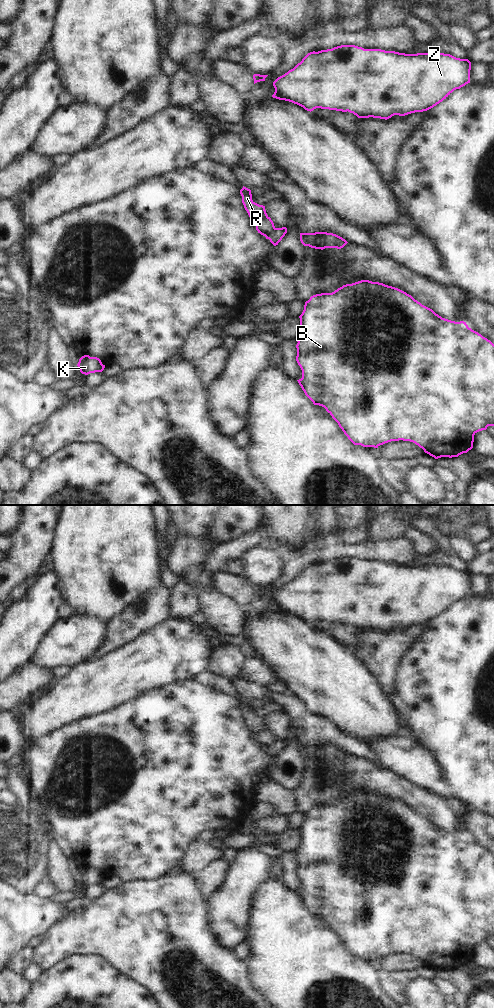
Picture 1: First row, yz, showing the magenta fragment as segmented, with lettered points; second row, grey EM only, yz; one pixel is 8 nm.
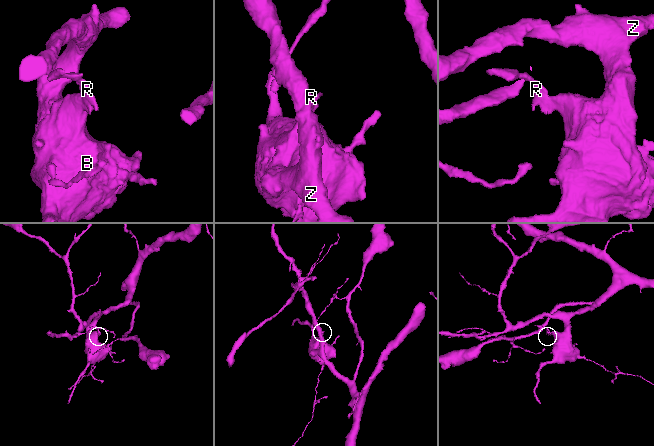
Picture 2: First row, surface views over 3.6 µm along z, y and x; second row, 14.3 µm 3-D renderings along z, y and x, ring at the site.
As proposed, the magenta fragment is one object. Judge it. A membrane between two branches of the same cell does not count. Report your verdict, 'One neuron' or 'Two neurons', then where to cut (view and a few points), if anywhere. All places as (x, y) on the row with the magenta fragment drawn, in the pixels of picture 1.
One neuron. No split.

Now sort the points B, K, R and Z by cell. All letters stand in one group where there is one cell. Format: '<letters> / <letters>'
B K R Z

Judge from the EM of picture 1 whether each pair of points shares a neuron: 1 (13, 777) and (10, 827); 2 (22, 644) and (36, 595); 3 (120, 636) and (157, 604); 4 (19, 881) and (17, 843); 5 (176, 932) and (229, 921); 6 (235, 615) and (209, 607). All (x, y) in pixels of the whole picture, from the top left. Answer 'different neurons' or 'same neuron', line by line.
1: different neurons
2: same neuron
3: same neuron
4: same neuron
5: different neurons
6: same neuron

